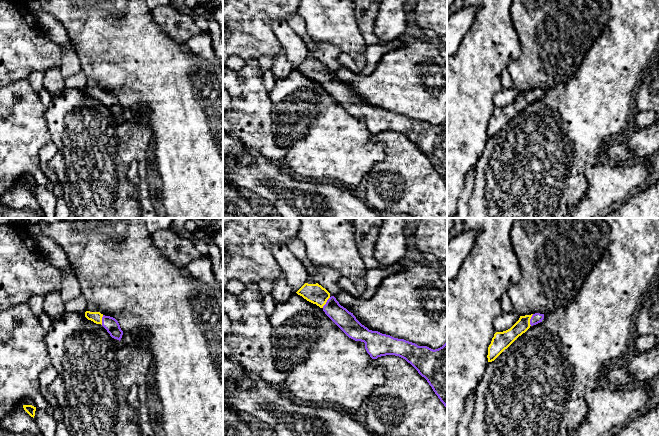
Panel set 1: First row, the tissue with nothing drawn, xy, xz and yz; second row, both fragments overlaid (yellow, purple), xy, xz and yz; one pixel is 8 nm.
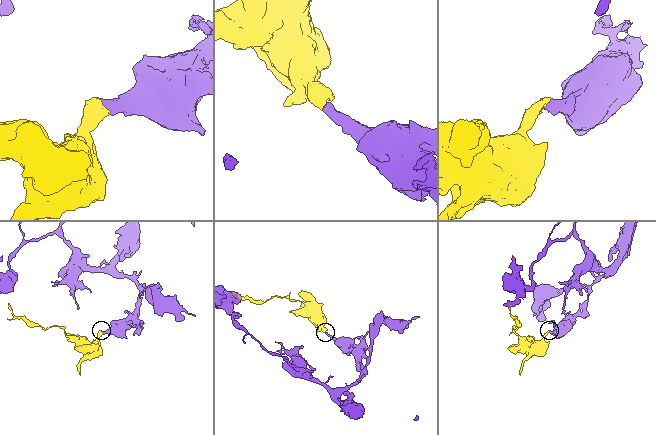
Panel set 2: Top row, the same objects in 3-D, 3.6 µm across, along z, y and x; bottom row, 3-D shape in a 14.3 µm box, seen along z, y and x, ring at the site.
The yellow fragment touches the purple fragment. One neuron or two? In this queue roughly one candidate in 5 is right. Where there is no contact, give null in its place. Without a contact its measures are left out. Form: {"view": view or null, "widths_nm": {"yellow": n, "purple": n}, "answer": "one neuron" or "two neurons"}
{"view": "yz", "widths_nm": {"yellow": 120, "purple": 90}, "answer": "one neuron"}

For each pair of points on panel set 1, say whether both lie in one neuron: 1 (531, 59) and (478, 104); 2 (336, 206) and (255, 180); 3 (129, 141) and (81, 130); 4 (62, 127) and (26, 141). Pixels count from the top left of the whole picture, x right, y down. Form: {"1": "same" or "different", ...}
{"1": "different", "2": "same", "3": "same", "4": "different"}

